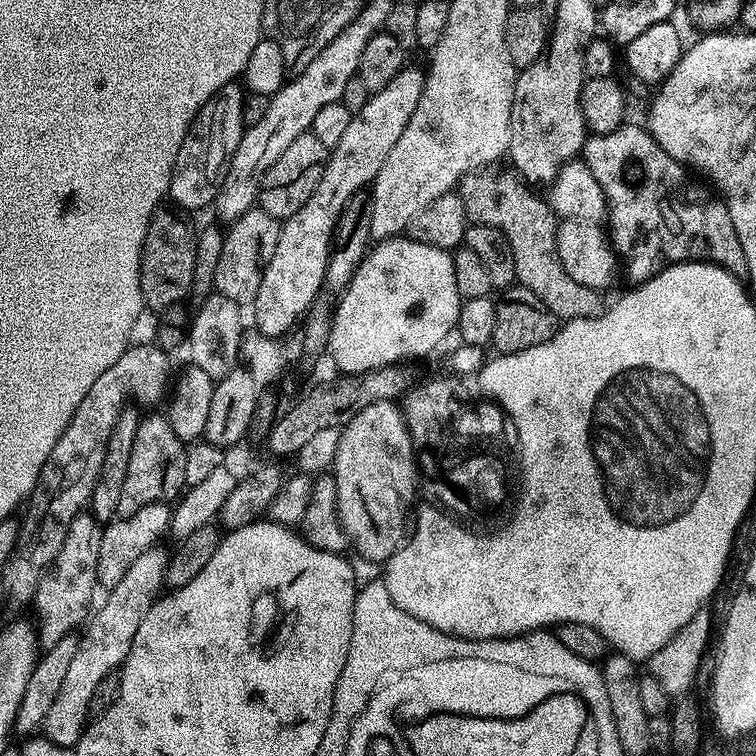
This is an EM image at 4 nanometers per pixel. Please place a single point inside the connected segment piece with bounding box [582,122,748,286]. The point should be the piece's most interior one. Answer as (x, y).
(655, 212)

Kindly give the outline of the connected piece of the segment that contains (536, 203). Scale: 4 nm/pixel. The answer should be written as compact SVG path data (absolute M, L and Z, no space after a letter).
M485 166L467 172L460 179L458 194L464 203L464 209L469 221L473 224L485 224L502 230L506 242L510 242L510 254L514 254L514 270L516 271L516 284L521 288L530 290L530 294L538 297L538 302L546 306L556 316L557 321L567 322L578 318L594 318L601 316L606 307L601 293L590 286L582 286L582 282L574 282L556 253L556 226L558 217L552 211L547 199L543 195L535 196L529 185L511 167L500 168L501 166Z

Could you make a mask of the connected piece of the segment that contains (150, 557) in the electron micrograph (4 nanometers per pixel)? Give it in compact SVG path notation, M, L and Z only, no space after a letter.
M153 546L138 554L130 570L122 574L122 582L105 595L108 597L104 605L91 613L83 629L84 637L75 641L76 649L70 657L70 666L66 666L66 678L62 678L54 706L50 706L42 725L43 735L53 744L71 746L80 741L80 734L90 720L88 707L90 698L94 698L94 690L98 690L102 681L109 679L123 664L126 654L130 654L130 646L134 642L134 634L138 634L138 626L142 626L142 618L146 618L165 587L170 552L168 548L160 547Z

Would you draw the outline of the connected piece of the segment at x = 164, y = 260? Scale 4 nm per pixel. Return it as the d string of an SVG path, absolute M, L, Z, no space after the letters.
M159 208L152 215L143 242L140 258L139 285L147 305L163 306L183 301L192 286L194 258L196 257L195 231L166 208Z

